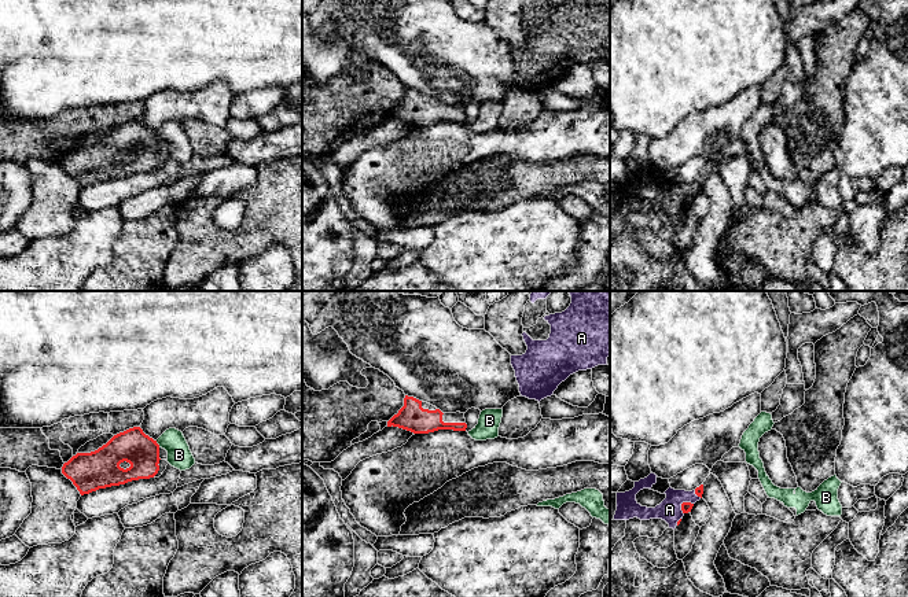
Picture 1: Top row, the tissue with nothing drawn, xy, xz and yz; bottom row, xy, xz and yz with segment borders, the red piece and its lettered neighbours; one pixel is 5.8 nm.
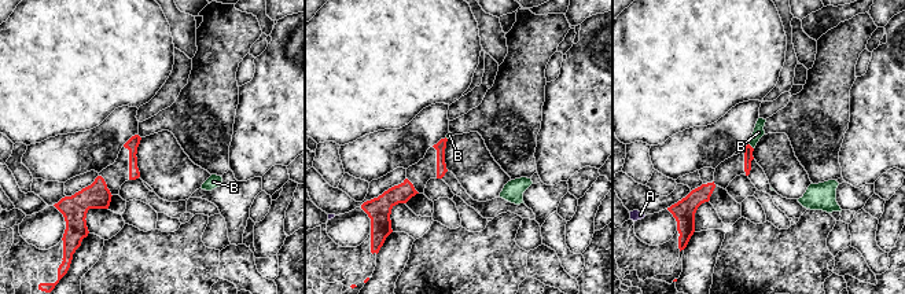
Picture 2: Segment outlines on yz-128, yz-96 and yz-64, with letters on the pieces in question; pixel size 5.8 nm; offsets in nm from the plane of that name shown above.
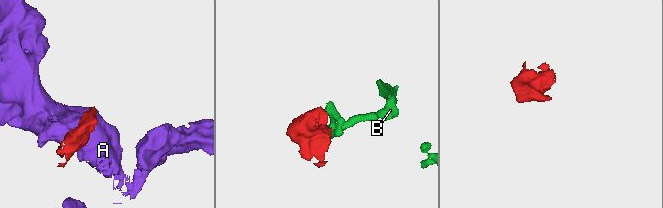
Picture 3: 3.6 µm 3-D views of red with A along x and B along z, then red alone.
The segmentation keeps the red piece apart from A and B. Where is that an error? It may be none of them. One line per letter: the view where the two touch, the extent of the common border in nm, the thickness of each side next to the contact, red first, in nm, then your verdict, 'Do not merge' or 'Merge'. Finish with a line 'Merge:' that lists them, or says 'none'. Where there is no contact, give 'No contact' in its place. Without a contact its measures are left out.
A: Touches red in yz. Shared border 90 nm. Thickness 60 nm (red) against 140 nm. Merge
B: Touches red in xy. Shared border 50 nm. Thickness 200 nm (red) against 140 nm. Do not merge
Merge: A

